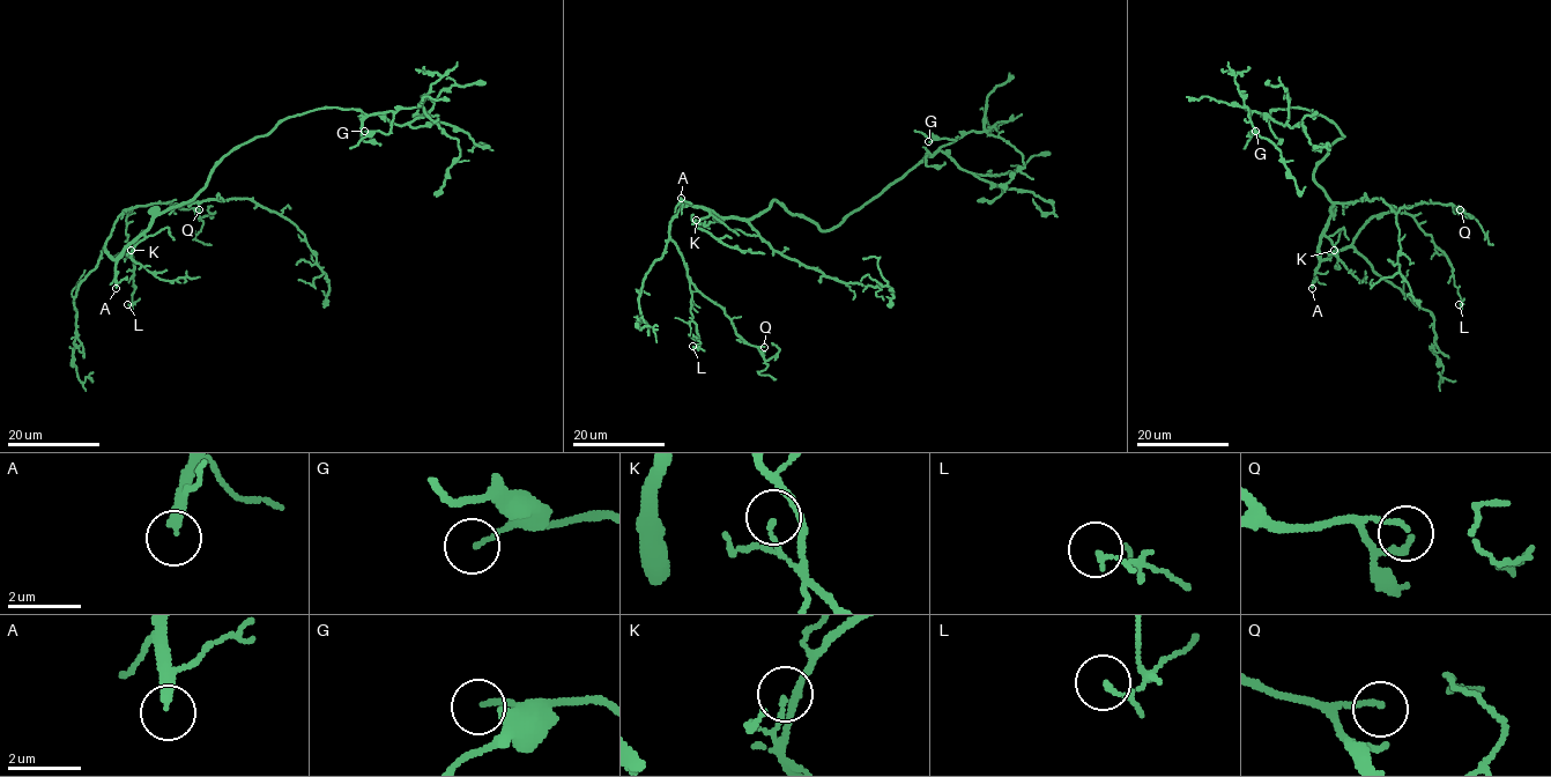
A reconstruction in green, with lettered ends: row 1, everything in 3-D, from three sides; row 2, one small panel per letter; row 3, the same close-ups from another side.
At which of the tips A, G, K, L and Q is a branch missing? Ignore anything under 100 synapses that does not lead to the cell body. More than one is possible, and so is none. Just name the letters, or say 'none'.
A

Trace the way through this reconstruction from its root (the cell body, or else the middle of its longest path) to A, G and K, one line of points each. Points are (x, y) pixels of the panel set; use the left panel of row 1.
A: (209, 172), (207, 183), (191, 199), (160, 212), (125, 248), (114, 267), (116, 288)
G: (209, 172), (231, 150), (267, 134), (290, 117), (326, 108), (393, 113), (388, 133), (364, 131)
K: (209, 172), (207, 183), (191, 199), (160, 212), (130, 256), (131, 250)

